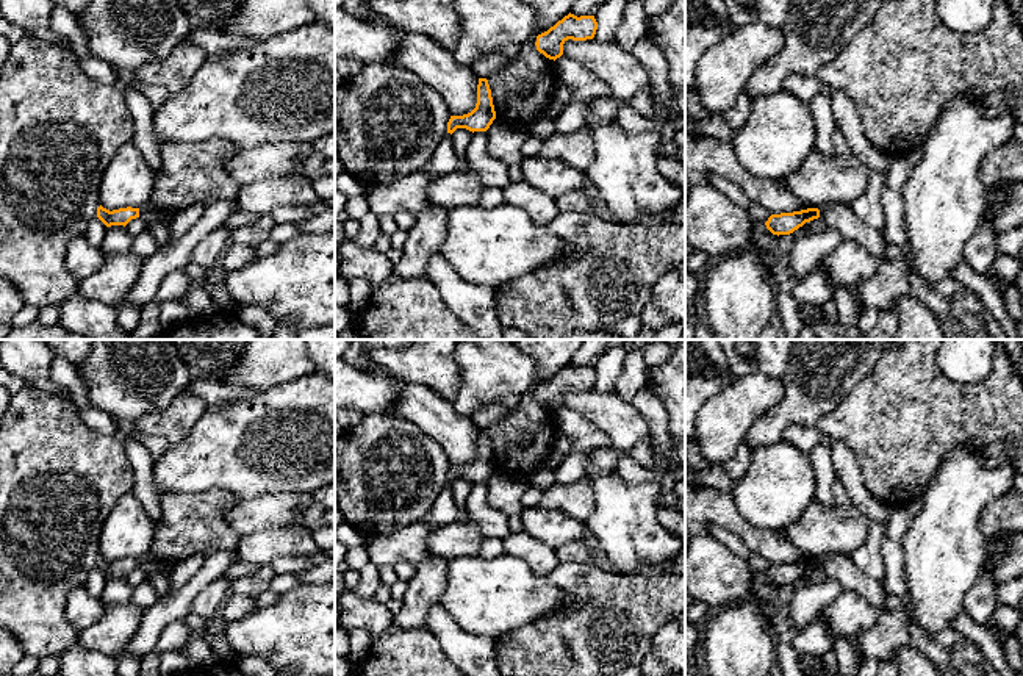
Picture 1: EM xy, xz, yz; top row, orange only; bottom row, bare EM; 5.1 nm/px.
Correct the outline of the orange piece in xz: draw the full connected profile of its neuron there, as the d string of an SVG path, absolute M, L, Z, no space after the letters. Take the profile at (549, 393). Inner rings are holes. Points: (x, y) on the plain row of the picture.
M568 365L547 382L537 387L537 401L549 410L557 410L563 405L563 394L568 390L587 391L593 390L598 380L594 366Z

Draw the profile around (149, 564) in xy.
M147 551L139 559L139 568L142 570L145 579L149 579L153 574L169 574L174 570L174 563L163 562Z

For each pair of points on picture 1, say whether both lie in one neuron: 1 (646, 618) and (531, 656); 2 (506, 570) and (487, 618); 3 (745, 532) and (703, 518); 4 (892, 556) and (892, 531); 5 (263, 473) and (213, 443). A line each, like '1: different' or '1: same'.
1: same
2: same
3: same
4: same
5: same

